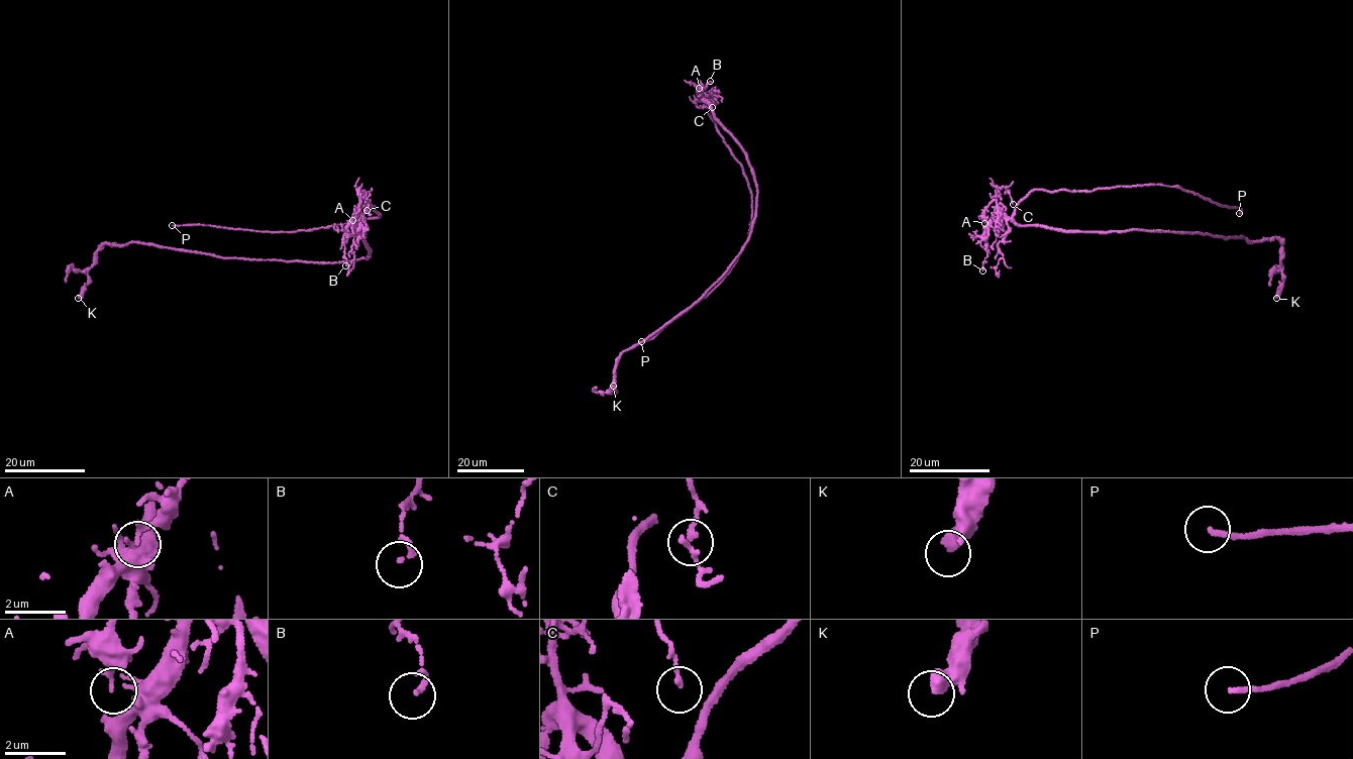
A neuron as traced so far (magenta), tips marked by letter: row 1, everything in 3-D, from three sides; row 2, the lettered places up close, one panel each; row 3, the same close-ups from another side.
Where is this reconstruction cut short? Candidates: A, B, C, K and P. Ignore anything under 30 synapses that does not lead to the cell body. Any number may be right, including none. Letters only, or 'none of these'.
P

